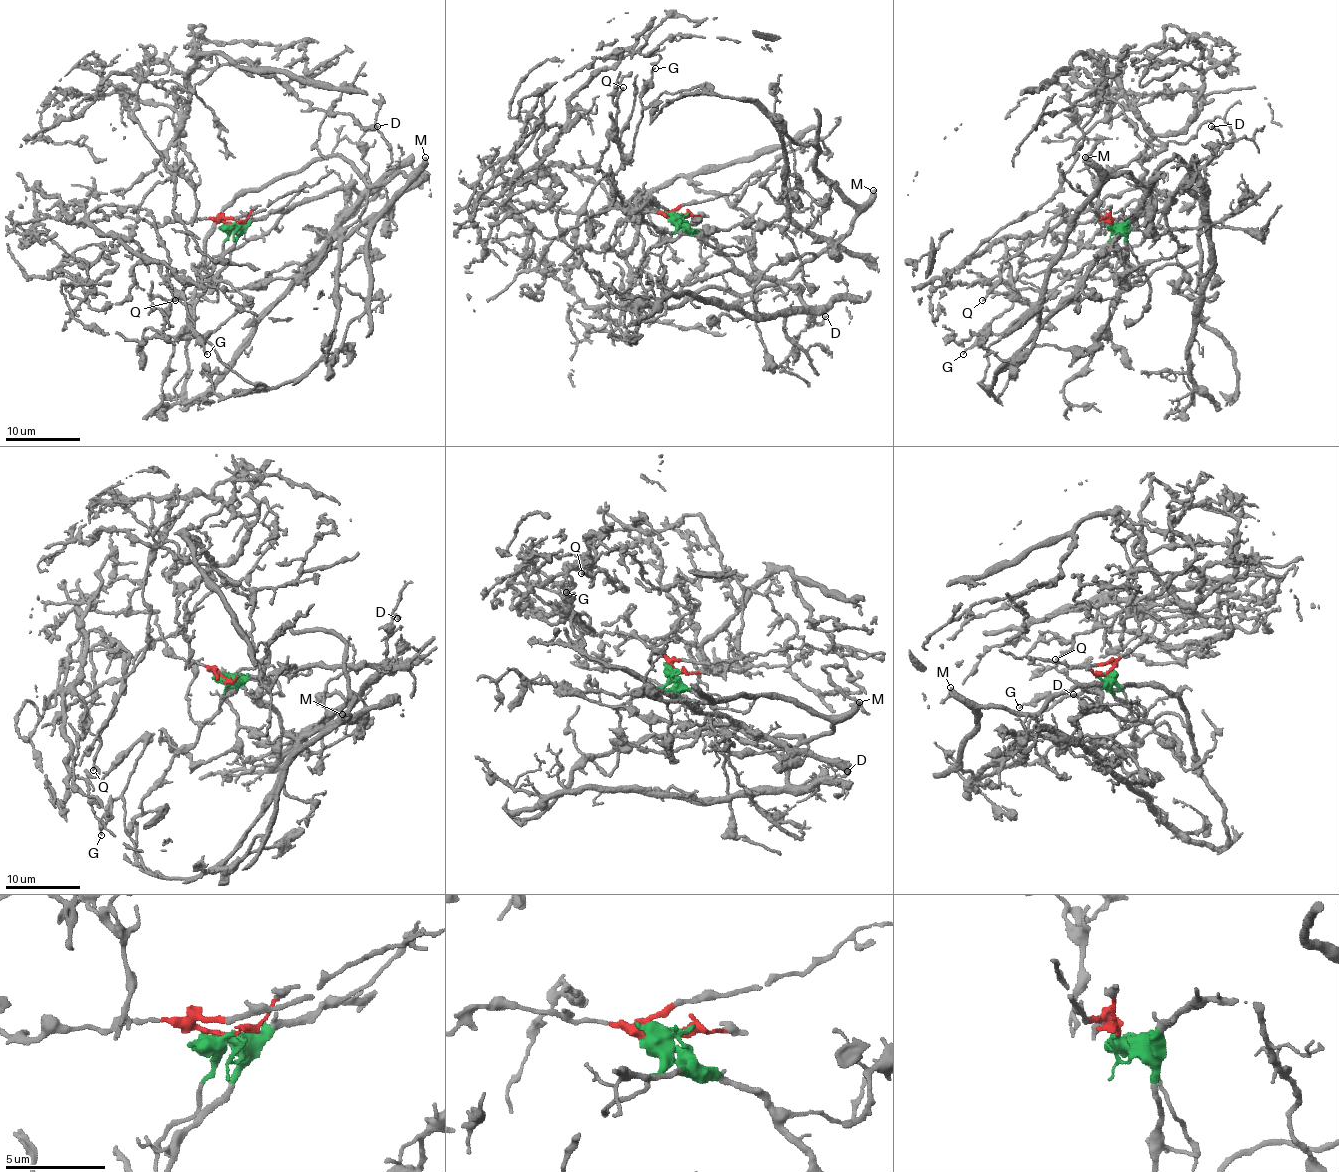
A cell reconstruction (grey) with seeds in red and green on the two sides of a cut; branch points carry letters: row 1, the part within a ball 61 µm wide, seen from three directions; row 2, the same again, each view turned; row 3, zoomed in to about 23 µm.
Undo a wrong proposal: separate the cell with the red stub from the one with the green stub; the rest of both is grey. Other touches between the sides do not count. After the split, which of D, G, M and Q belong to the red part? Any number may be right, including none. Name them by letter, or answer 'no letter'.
Q

